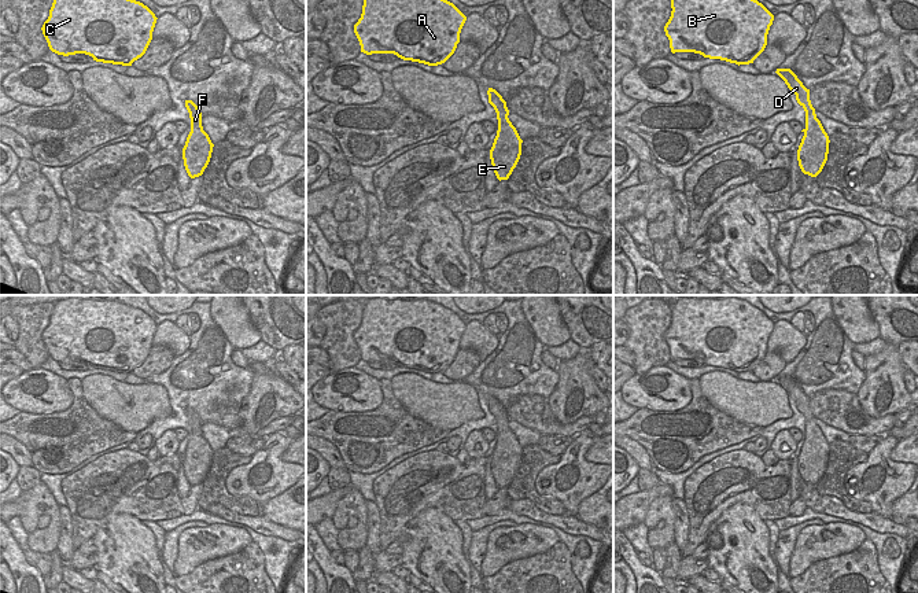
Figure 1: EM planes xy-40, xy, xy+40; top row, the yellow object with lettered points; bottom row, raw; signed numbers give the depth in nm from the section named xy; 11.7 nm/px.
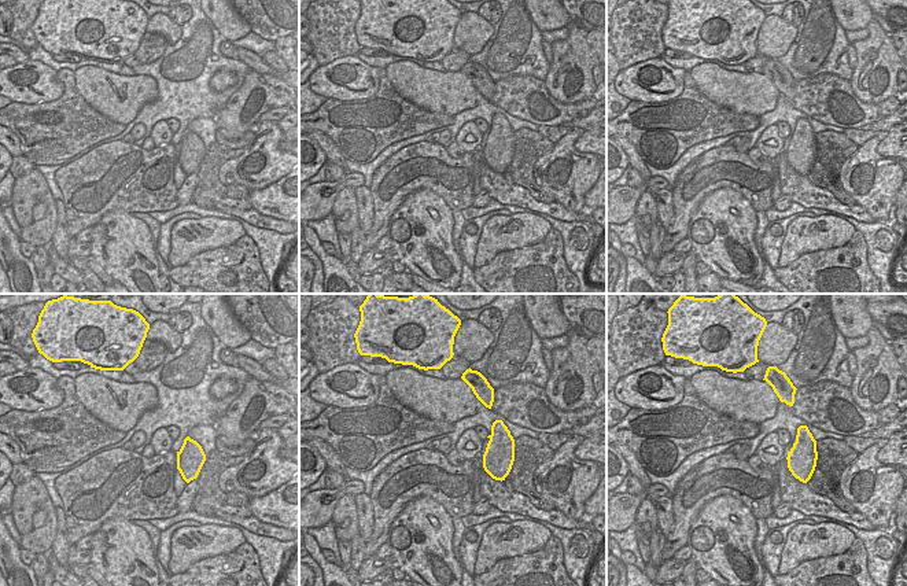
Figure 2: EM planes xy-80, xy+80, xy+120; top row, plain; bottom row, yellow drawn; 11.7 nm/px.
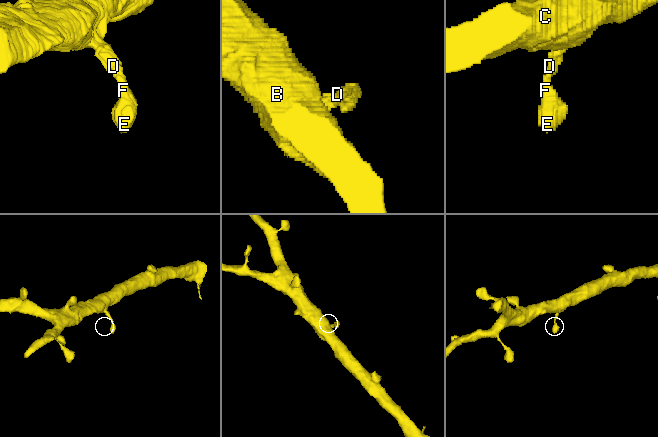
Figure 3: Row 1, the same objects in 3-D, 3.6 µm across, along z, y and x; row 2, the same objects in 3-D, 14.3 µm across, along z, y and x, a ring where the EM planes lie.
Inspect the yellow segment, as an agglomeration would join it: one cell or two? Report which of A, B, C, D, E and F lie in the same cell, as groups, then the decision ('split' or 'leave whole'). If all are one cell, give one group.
groups A B C D E F; leave whole

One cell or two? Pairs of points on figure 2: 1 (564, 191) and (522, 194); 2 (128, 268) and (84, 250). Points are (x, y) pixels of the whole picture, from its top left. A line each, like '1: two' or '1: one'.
1: two
2: two

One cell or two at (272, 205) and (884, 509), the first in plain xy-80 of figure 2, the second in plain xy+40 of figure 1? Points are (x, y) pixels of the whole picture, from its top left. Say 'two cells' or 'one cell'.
two cells

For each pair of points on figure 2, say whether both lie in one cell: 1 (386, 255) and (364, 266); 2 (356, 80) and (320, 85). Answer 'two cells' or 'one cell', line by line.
1: one cell
2: one cell

